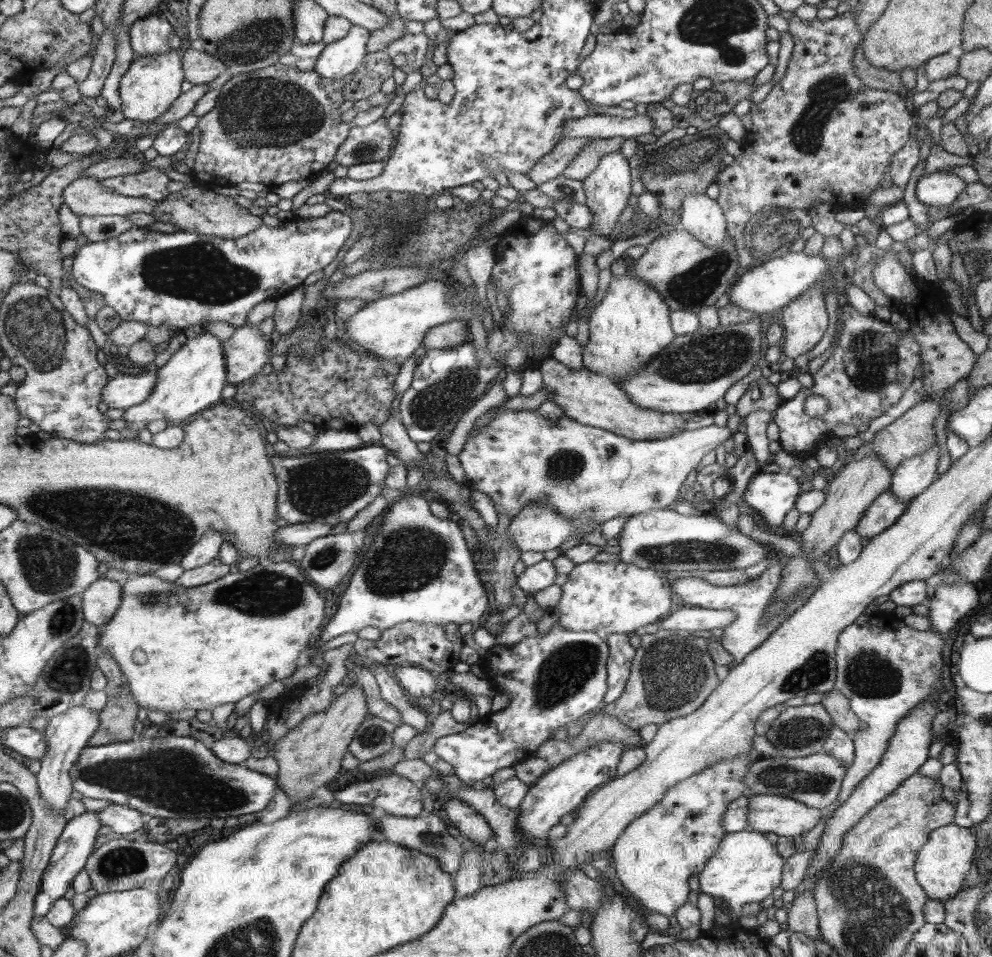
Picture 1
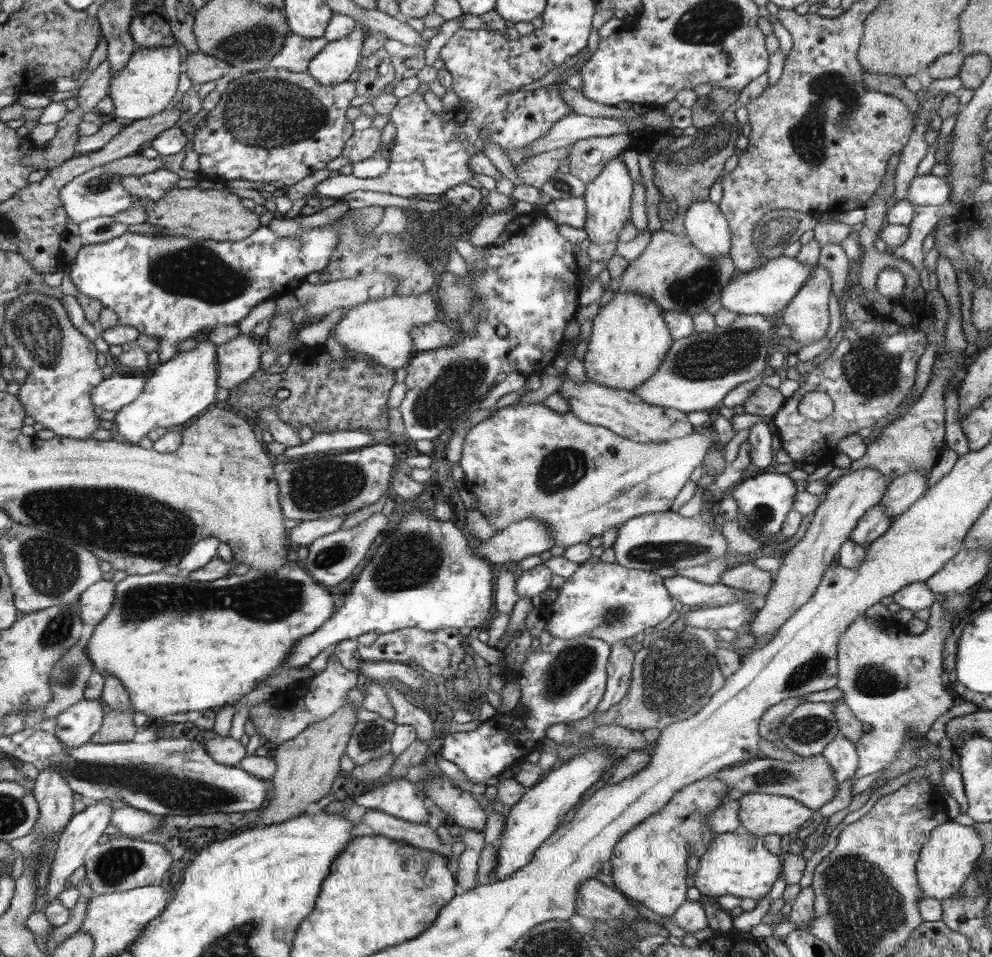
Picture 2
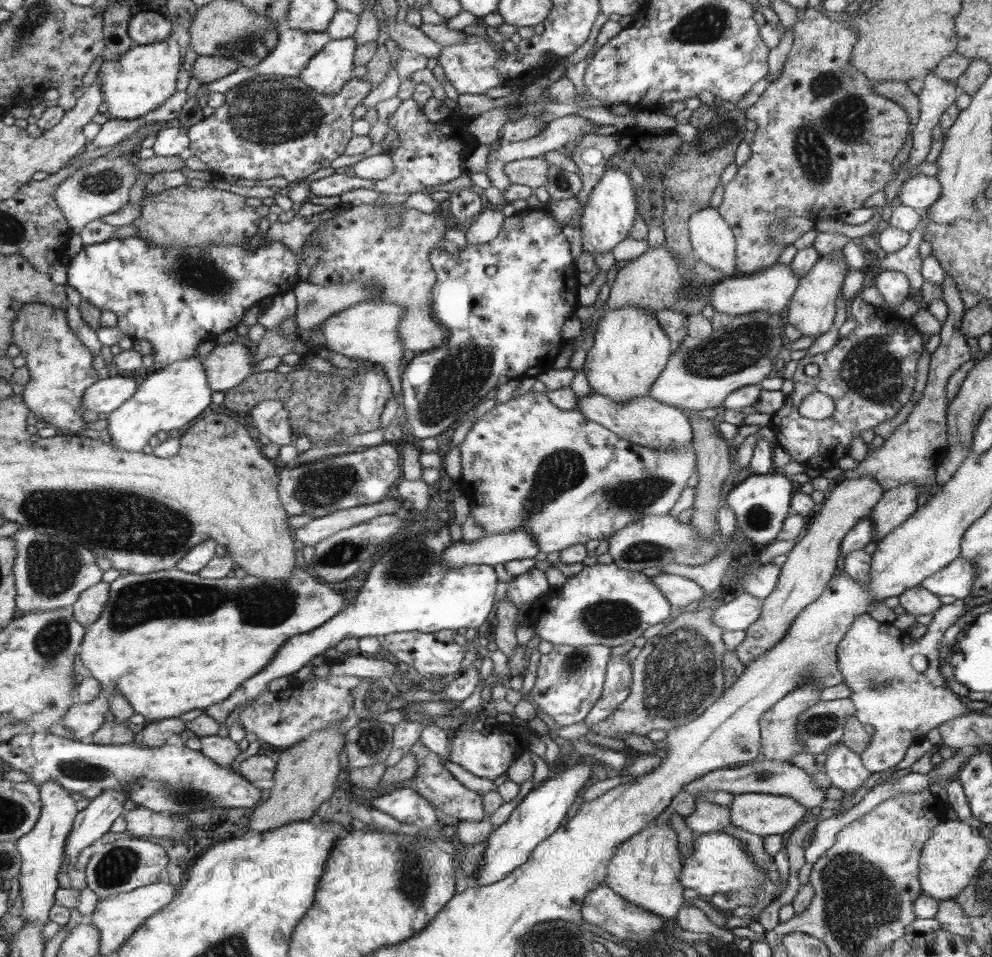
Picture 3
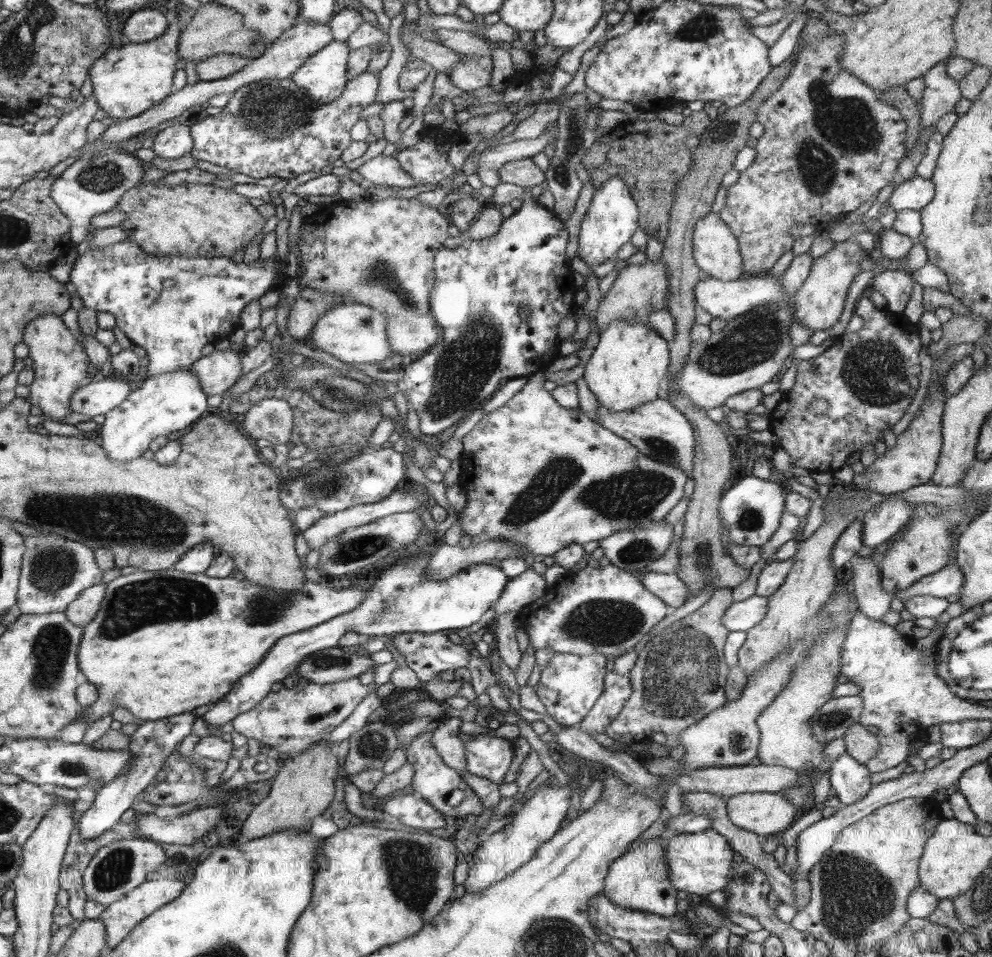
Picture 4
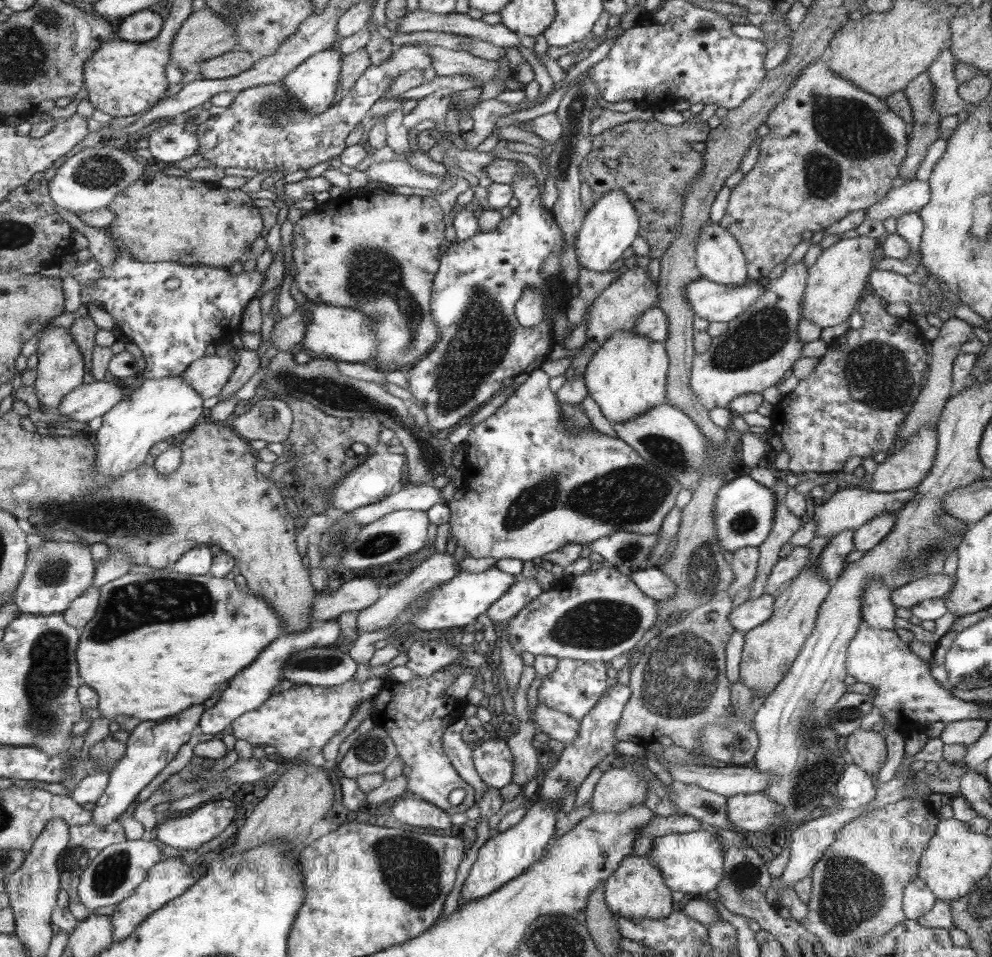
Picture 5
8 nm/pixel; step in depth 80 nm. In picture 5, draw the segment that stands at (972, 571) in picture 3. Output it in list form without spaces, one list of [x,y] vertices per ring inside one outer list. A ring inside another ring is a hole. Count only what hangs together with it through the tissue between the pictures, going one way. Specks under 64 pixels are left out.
[[[941,574],[930,575],[924,579],[914,579],[910,584],[892,588],[890,600],[894,606],[912,608],[923,600],[946,597],[956,582],[956,576],[948,577]]]

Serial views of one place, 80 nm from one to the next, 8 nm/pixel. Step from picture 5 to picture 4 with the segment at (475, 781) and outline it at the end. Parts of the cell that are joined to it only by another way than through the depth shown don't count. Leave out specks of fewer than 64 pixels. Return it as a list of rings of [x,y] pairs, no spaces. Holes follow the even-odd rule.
[[[447,717],[442,719],[432,735],[432,746],[438,751],[444,764],[456,770],[467,772],[466,747],[460,734],[462,724],[460,717]]]

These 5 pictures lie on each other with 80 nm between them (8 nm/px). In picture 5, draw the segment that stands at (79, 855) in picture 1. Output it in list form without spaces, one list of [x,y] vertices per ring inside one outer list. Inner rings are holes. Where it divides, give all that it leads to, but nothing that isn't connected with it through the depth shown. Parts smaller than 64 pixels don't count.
[[[194,705],[175,717],[159,721],[141,721],[129,735],[124,756],[109,771],[110,779],[102,796],[96,802],[91,822],[93,825],[108,825],[117,820],[132,804],[141,790],[148,786],[171,760],[176,758],[178,750],[190,740],[192,730],[200,725],[204,705]]]

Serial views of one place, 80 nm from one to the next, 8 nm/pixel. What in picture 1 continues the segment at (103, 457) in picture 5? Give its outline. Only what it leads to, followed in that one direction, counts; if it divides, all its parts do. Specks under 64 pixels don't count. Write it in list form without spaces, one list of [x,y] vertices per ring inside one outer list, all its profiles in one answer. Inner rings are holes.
[[[205,330],[204,333],[187,339],[164,366],[155,370],[157,377],[148,398],[142,404],[125,409],[121,418],[126,422],[124,433],[129,438],[138,436],[138,430],[147,428],[151,422],[163,420],[172,424],[181,423],[190,418],[190,414],[222,402],[220,394],[228,384],[223,343]]]

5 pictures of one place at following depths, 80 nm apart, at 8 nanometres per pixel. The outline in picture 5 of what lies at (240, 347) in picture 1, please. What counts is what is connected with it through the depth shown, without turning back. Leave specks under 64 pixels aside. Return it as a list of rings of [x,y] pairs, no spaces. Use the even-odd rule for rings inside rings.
[[[231,353],[227,357],[217,354],[204,356],[194,361],[181,377],[189,383],[202,398],[218,396],[234,374],[234,362]]]

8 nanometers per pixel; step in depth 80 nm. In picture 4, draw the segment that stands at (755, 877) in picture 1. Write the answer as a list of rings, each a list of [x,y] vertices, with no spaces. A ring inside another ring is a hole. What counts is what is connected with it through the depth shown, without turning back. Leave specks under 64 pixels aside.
[[[714,829],[694,834],[678,834],[663,840],[663,850],[669,863],[669,879],[673,887],[688,892],[690,897],[704,899],[710,892],[723,890],[731,879],[734,850],[727,838]]]

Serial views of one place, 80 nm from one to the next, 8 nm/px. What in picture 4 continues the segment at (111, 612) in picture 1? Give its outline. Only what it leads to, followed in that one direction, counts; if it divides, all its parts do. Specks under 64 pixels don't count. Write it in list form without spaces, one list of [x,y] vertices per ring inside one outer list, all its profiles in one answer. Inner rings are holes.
[[[101,583],[82,592],[81,596],[65,610],[69,621],[82,627],[92,622],[101,609],[101,602],[105,598],[105,590],[106,584]]]

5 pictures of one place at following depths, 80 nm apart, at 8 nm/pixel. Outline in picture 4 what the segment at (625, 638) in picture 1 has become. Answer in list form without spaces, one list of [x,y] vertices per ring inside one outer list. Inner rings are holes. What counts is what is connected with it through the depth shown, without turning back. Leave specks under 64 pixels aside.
[[[611,668],[606,677],[605,693],[590,709],[584,720],[579,722],[578,727],[586,735],[593,734],[593,732],[604,733],[606,727],[616,720],[632,691],[629,675],[620,675]]]

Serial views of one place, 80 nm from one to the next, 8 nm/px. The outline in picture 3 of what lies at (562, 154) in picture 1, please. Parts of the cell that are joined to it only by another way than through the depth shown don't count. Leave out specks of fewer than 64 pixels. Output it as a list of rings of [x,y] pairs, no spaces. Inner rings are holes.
[[[542,156],[514,160],[505,165],[503,172],[508,176],[511,184],[535,188],[545,184],[548,170],[550,170],[550,164]]]

